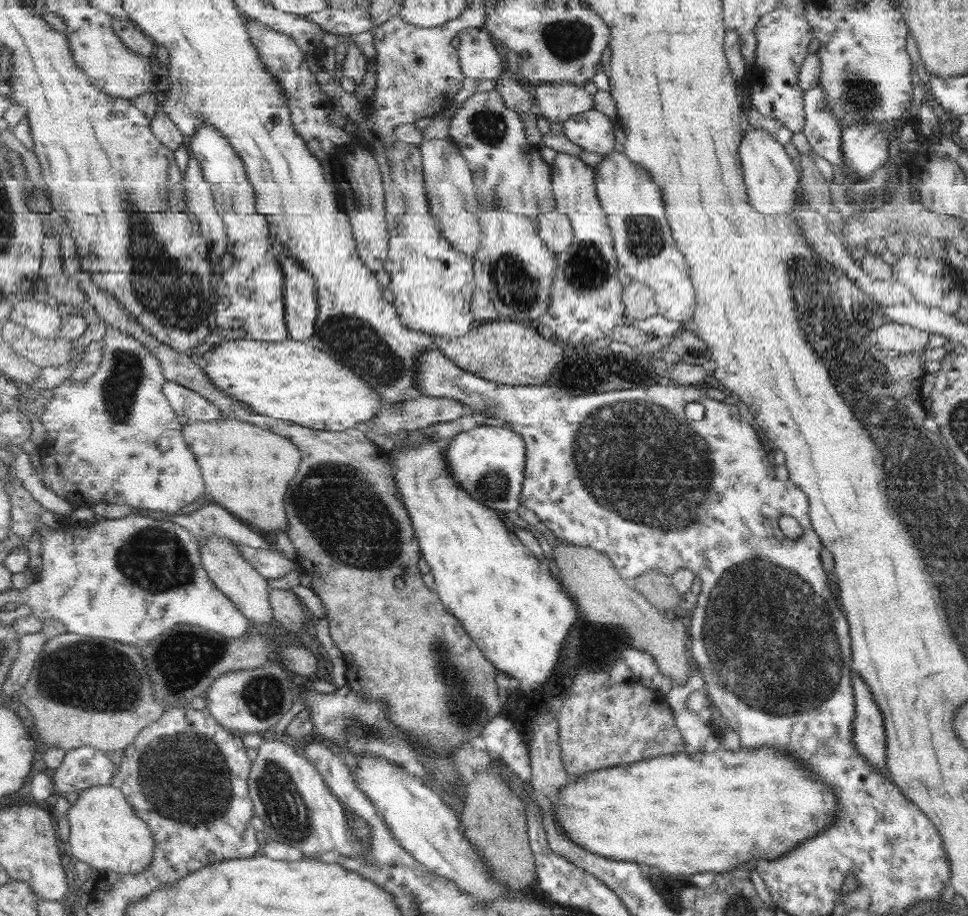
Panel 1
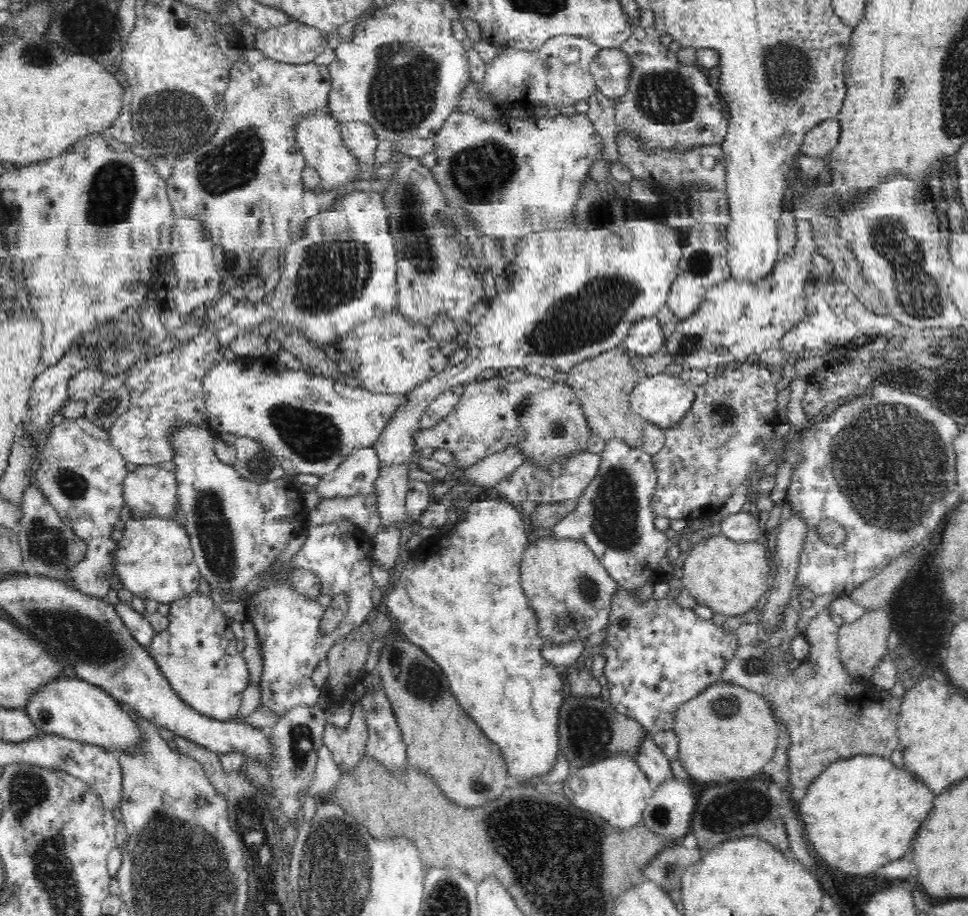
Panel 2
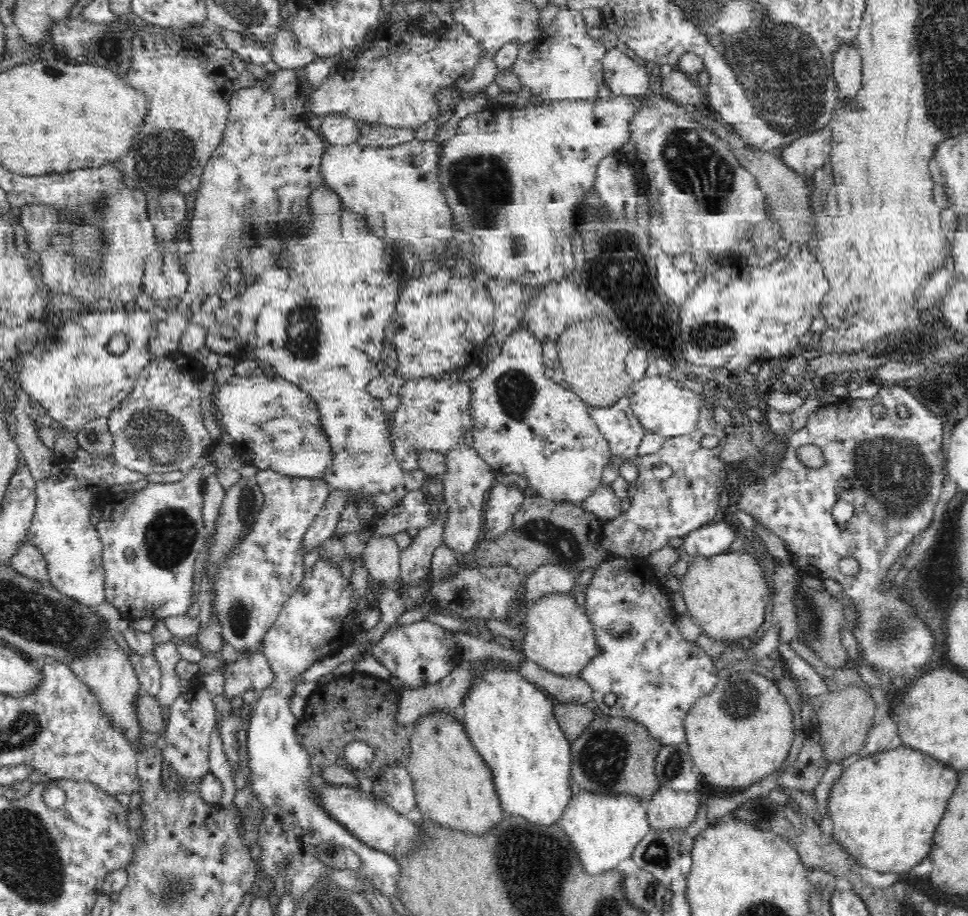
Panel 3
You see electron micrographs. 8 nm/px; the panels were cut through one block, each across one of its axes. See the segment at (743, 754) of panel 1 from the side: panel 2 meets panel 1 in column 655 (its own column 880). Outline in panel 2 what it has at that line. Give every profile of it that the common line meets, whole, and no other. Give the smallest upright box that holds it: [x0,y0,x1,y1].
[796,755,932,874]

